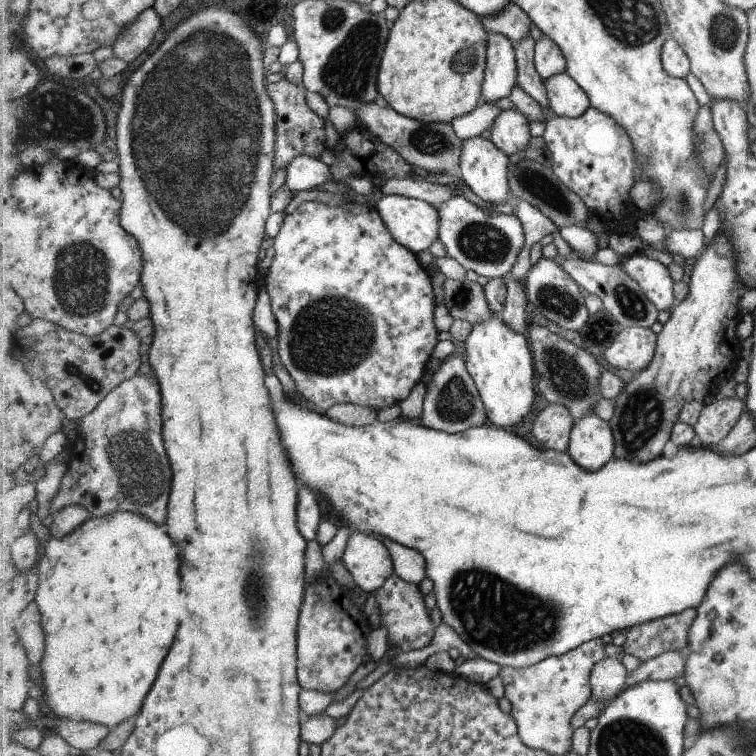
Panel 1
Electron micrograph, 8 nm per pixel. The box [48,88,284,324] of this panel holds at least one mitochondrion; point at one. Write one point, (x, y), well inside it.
(81, 289)

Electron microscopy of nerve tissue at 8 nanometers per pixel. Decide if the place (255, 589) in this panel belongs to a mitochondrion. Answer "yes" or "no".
yes

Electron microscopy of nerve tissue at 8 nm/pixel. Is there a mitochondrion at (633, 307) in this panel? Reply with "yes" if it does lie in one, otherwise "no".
yes

